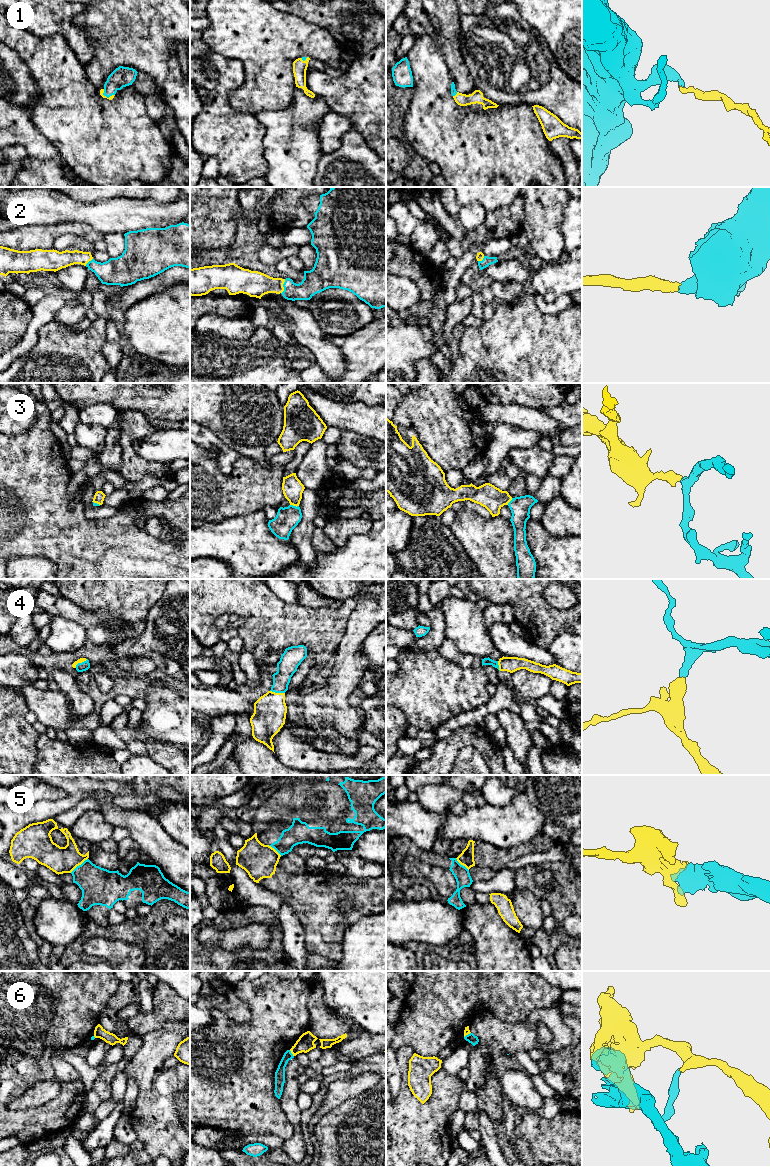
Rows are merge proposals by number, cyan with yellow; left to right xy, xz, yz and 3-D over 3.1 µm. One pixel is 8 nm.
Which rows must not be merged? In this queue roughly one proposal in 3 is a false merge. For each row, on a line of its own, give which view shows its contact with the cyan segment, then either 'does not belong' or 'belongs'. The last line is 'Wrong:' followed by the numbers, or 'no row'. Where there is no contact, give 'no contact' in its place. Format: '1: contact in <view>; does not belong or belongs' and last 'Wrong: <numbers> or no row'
1: contact in xy; belongs
2: contact in xz; belongs
3: contact in xz; belongs
4: contact in xz; belongs
5: contact in xy; does not belong
6: contact in xz; does not belong
Wrong: 5, 6

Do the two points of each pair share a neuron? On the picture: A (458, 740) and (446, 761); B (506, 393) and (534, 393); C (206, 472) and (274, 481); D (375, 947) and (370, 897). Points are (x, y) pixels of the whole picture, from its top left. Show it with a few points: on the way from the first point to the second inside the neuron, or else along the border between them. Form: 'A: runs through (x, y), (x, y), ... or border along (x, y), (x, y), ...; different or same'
A: runs through (453, 745), (446, 752), (446, 756); same
B: runs through (513, 393), (527, 393); same
C: runs through (223, 481), (257, 481); same
D: border along (375, 913), (362, 915), (351, 925); different

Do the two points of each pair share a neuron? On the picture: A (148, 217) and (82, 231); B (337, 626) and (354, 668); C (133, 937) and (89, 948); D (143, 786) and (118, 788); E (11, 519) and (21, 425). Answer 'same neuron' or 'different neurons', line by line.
A: different neurons
B: different neurons
C: different neurons
D: different neurons
E: different neurons

